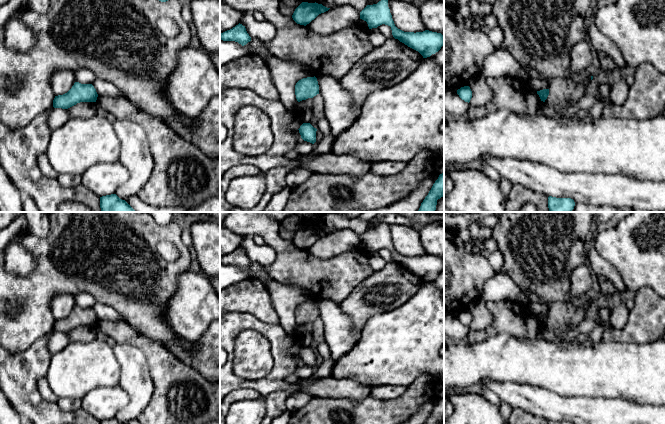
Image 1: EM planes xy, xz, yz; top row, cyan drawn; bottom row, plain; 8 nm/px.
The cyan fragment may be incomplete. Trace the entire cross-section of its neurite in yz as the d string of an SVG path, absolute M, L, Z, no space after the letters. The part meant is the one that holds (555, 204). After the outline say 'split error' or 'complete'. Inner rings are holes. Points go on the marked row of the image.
M548 197L548 208L550 212L571 212L575 202L571 198Z | complete

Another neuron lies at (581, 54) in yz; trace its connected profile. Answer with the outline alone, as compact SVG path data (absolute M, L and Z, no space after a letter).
M582 40L576 43L570 52L571 71L573 77L580 74L592 63L594 58L593 49L589 41Z

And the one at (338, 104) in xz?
M317 76L319 93L324 98L324 117L330 123L332 136L348 129L359 114L353 111L352 96L331 76Z

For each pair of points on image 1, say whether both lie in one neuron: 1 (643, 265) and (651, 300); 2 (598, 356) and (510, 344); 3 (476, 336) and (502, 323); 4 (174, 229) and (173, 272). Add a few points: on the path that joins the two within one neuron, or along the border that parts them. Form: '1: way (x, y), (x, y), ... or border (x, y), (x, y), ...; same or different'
1: border (654, 290), (649, 287), (641, 287), (635, 293); different
2: way (576, 356), (532, 356); same
3: way (482, 335), (496, 327); same
4: way (177, 240), (184, 248), (184, 261); same

